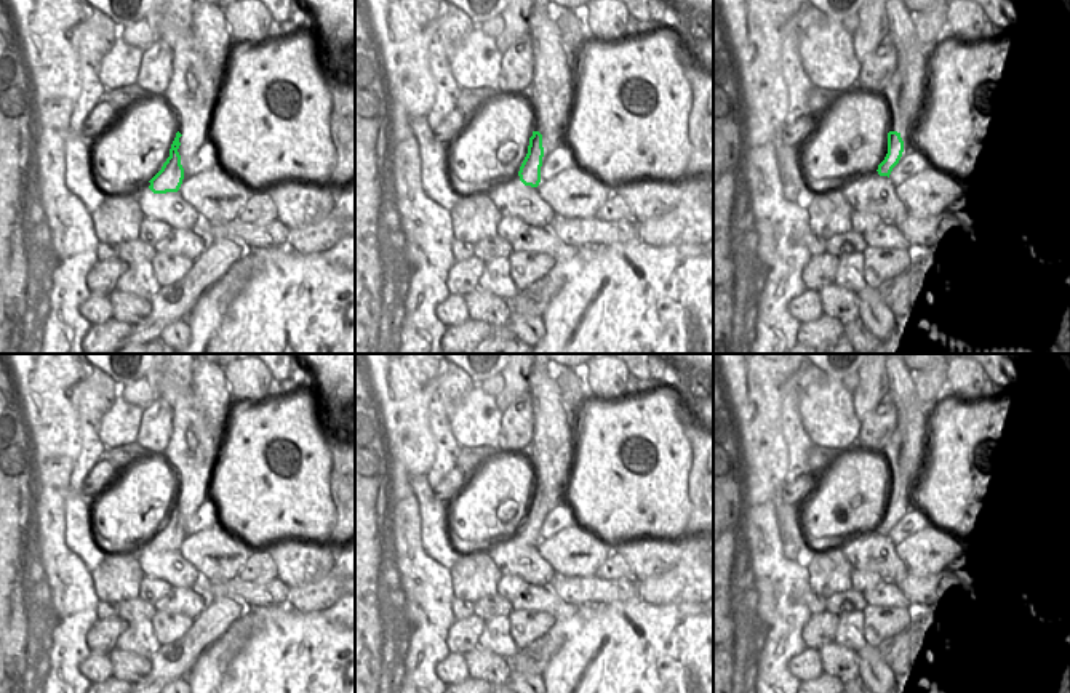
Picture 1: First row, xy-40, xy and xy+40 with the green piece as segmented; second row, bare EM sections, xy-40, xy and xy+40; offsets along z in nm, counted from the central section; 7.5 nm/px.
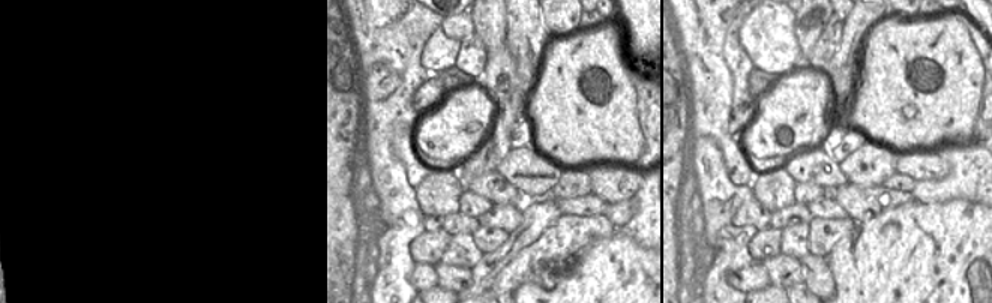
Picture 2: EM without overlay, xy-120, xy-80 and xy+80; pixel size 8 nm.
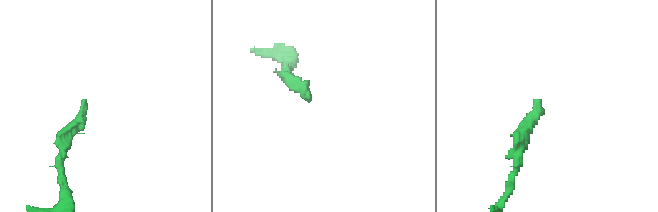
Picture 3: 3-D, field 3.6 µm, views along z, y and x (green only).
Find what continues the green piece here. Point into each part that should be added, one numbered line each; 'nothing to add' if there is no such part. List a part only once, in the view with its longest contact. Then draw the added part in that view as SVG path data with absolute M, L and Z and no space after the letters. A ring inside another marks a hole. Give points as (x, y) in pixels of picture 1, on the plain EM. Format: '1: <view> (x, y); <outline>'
1: xy (546, 453); M534 363L528 386L534 427L525 455L534 471L533 490L542 493L542 506L547 512L558 506L558 493L571 466L566 458L566 443L573 442L571 418L561 402L555 368Z

